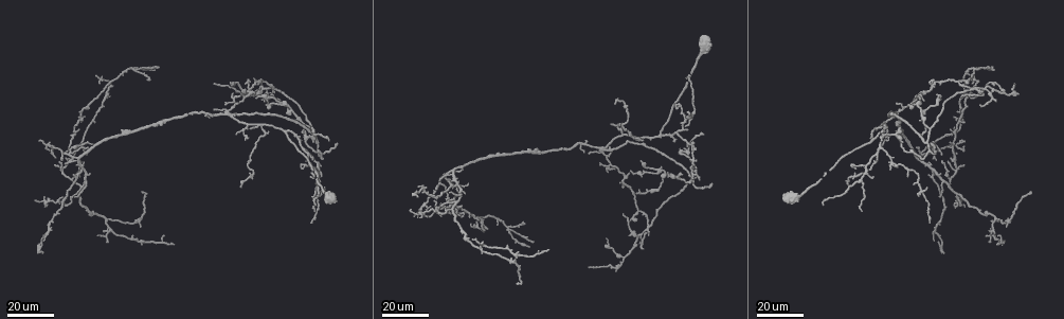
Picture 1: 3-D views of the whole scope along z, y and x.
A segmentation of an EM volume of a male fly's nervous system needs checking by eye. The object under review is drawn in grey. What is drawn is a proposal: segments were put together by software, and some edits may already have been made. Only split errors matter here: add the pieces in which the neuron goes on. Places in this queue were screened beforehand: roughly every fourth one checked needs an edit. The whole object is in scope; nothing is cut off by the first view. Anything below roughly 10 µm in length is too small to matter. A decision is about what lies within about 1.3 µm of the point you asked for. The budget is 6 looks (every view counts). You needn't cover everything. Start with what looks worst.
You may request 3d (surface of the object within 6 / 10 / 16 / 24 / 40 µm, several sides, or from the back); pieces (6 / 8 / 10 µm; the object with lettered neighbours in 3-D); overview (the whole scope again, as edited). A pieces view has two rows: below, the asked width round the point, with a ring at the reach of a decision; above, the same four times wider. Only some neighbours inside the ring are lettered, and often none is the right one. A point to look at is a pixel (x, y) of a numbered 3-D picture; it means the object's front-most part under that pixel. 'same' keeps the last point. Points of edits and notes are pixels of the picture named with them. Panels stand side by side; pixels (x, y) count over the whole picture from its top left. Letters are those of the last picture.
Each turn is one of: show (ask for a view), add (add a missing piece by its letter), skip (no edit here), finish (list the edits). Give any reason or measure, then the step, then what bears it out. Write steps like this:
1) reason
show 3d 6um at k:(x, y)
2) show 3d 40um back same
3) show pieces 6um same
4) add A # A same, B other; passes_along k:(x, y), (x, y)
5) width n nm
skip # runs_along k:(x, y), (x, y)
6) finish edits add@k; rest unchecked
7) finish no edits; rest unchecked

show 3d 40um at 1:(932, 144)

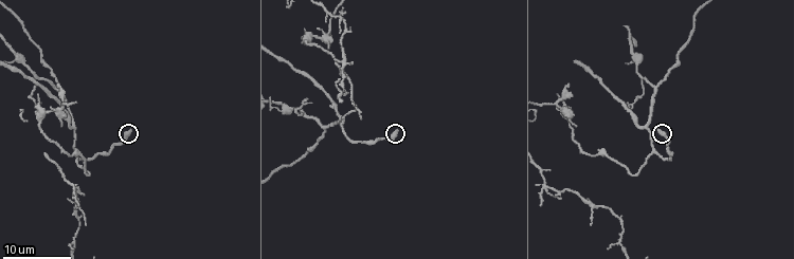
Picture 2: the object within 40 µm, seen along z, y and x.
show pieces 6um at 2:(397, 128)

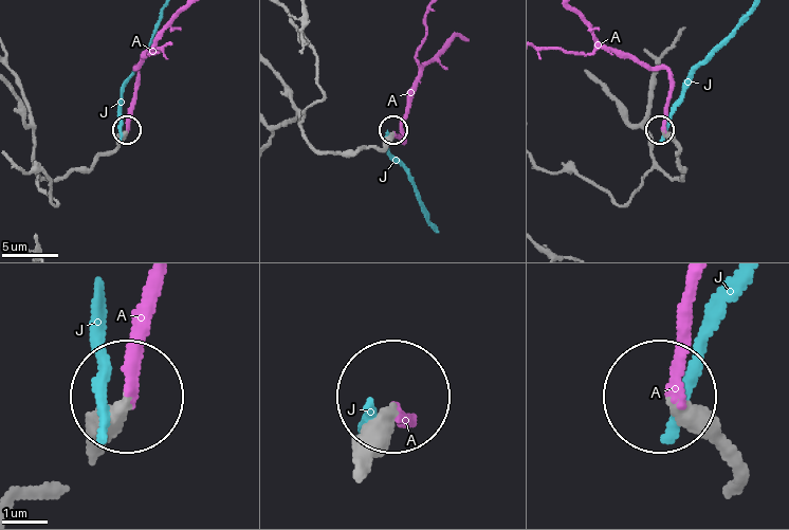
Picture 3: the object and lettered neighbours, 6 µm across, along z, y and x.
width 290 nm
add A # A same, J other; passes_along 3:(731, 490), (728, 456), (675, 396), (685, 286); it goes on there

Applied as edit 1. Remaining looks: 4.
an open end
show 3d 24um at 2:(79, 205)

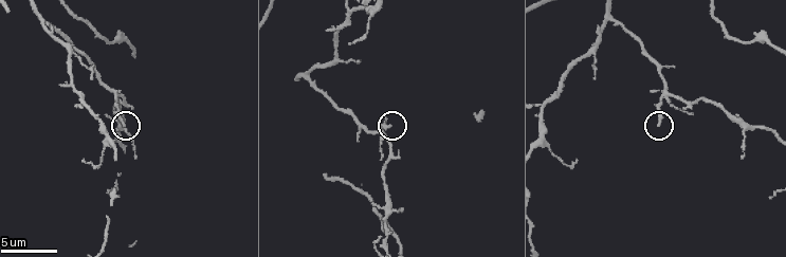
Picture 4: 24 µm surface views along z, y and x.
show pieces 8um at 4:(661, 123)

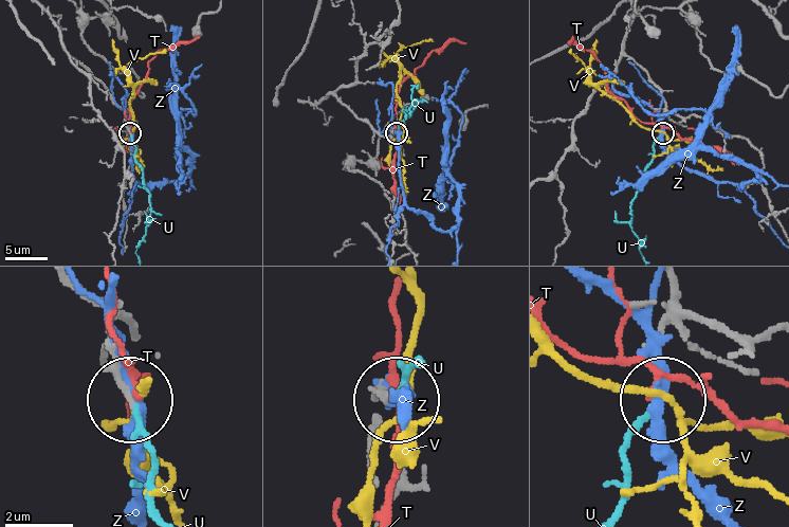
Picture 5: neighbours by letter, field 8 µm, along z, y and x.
add U # T other, U same, V other, Z other; the neuron continues

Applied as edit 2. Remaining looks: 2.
finish edits add@3, add@5; rest unchecked

